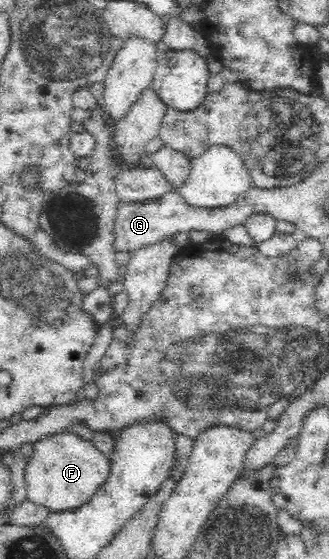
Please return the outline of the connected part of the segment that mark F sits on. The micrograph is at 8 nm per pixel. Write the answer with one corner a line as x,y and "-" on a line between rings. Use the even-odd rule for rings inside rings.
58,433
50,437
41,439
33,444
33,453
28,460
25,469
25,481
27,484
27,499
38,506
46,507
50,513
60,513
64,511
75,511
85,502
92,498
92,495
104,484
108,478
110,461
100,450
97,450
91,441
83,440
73,433

